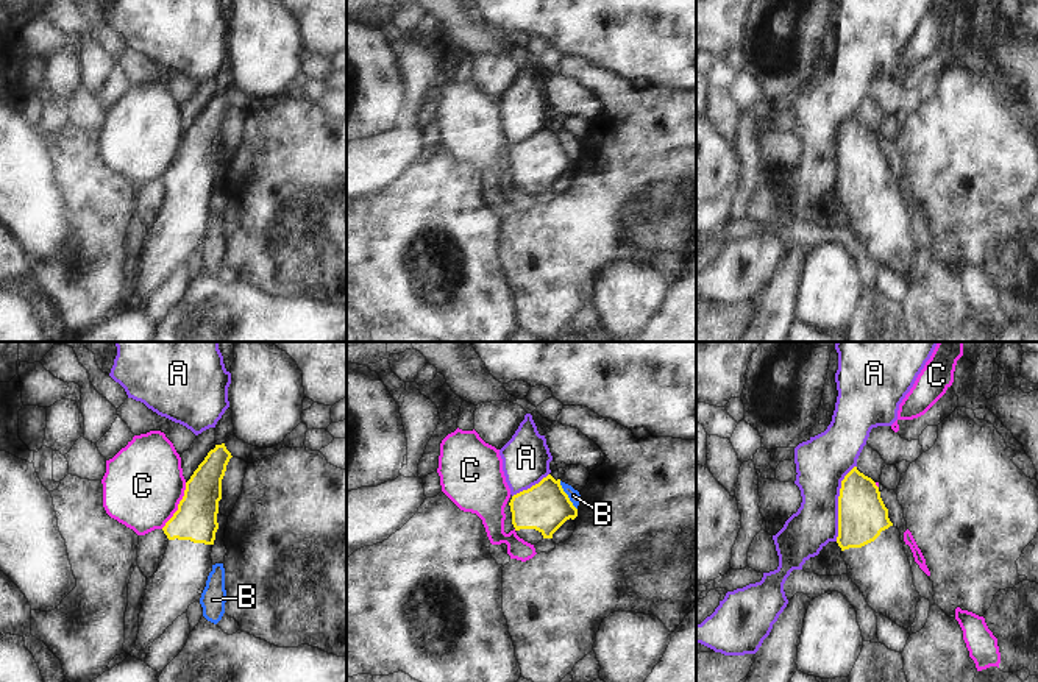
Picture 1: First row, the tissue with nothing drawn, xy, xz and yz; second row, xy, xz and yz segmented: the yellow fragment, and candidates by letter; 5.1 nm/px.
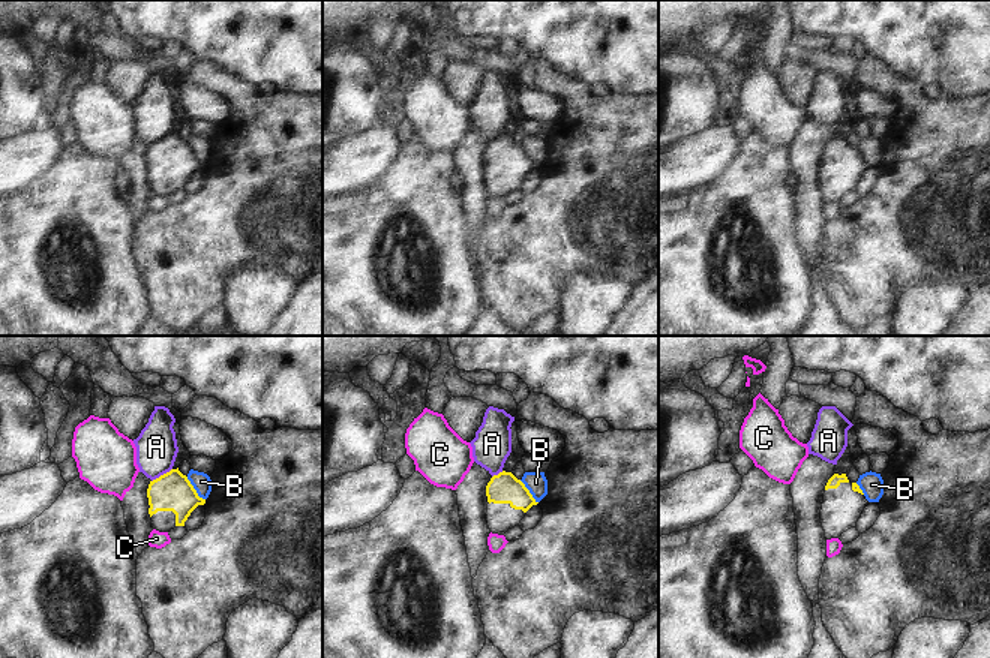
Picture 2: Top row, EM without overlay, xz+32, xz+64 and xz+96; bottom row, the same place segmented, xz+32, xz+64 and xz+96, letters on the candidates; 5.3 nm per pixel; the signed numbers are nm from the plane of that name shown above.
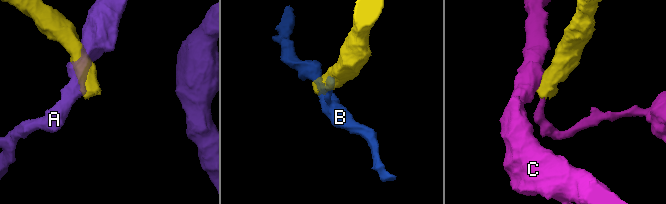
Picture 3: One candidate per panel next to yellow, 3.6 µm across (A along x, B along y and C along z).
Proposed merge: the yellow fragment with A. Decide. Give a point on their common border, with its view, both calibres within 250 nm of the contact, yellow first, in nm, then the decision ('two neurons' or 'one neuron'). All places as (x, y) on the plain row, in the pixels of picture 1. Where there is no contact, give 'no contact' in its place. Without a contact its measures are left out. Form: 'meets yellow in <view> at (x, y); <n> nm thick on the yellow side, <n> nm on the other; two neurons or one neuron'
meets yellow in yz at (838, 153); 260 nm thick on the yellow side, 280 nm on the other; two neurons

